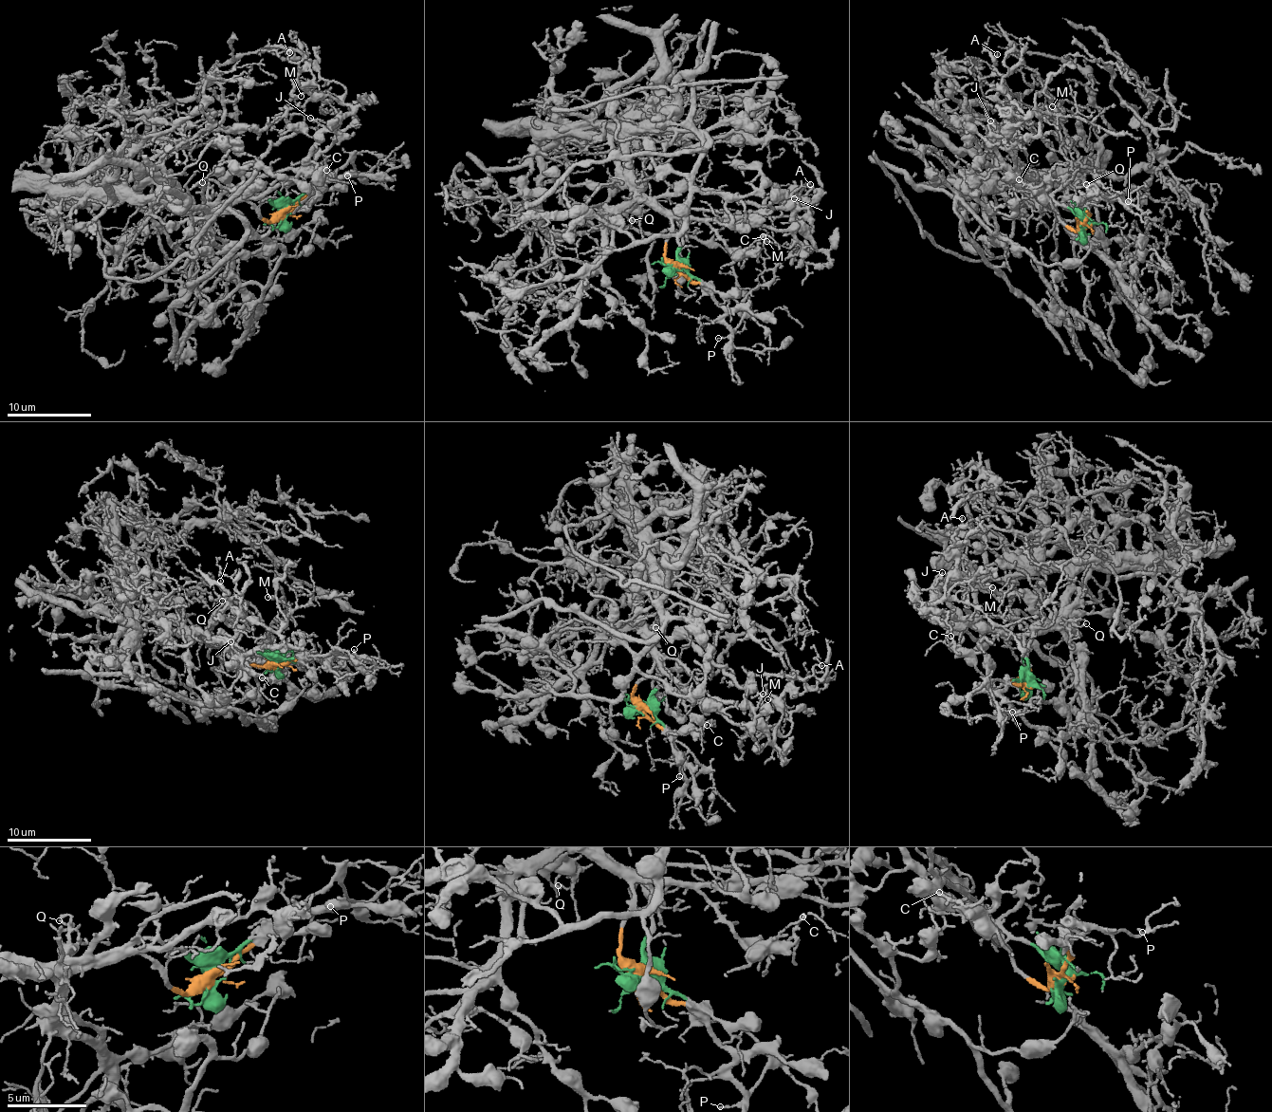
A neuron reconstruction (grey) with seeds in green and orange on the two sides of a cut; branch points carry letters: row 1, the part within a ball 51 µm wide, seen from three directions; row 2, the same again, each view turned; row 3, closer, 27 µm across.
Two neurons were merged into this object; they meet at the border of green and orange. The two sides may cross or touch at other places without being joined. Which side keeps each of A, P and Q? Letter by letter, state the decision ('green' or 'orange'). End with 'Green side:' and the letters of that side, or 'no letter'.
A: green
P: orange
Q: orange
Green side: A

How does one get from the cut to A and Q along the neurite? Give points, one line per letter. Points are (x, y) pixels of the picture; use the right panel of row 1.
A: (1084, 227), (1045, 197), (1013, 160), (1014, 129), (999, 98), (997, 53)
Q: (1086, 227), (1068, 229), (1054, 203), (1053, 207), (1086, 185)

